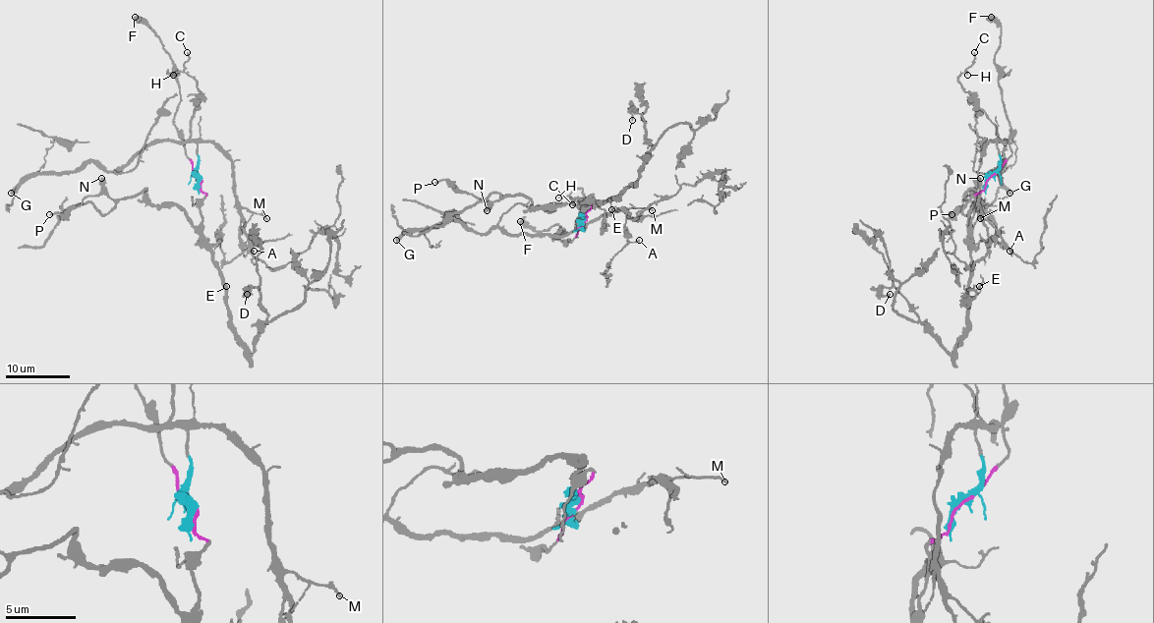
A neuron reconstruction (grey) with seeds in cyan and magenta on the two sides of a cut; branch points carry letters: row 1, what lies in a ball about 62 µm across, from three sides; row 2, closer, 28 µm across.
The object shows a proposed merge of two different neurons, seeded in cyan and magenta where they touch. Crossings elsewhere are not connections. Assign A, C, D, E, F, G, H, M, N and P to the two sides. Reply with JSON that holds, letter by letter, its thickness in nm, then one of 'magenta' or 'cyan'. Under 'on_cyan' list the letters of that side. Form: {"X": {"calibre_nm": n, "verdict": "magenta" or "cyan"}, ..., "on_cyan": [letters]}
{"A": {"calibre_nm": 150, "verdict": "cyan"}, "C": {"calibre_nm": 130, "verdict": "cyan"}, "D": {"calibre_nm": 170, "verdict": "magenta"}, "E": {"calibre_nm": 120, "verdict": "magenta"}, "F": {"calibre_nm": 650, "verdict": "magenta"}, "G": {"calibre_nm": 480, "verdict": "cyan"}, "H": {"calibre_nm": 110, "verdict": "cyan"}, "M": {"calibre_nm": 190, "verdict": "cyan"}, "N": {"calibre_nm": 340, "verdict": "magenta"}, "P": {"calibre_nm": 170, "verdict": "magenta"}, "on_cyan": ["A", "C", "G", "H", "M"]}

